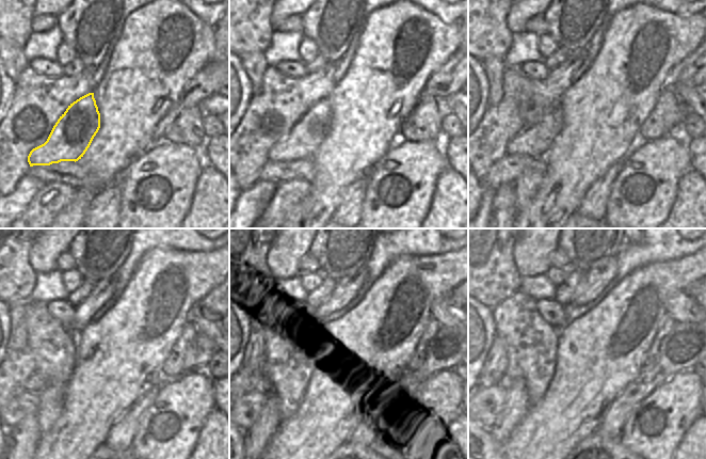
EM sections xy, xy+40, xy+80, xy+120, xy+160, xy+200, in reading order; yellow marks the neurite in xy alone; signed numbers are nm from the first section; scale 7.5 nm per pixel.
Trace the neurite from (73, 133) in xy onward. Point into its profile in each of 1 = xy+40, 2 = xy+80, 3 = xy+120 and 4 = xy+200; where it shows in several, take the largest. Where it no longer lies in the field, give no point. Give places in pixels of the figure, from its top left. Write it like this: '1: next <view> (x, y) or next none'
1: next xy+40 (304, 139)
2: next xy+80 (535, 142)
3: next xy+120 (36, 383)
4: next xy+200 (504, 382)

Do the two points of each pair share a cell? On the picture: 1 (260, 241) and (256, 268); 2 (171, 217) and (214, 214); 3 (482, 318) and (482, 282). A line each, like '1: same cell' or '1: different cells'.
1: same cell
2: different cells
3: different cells

